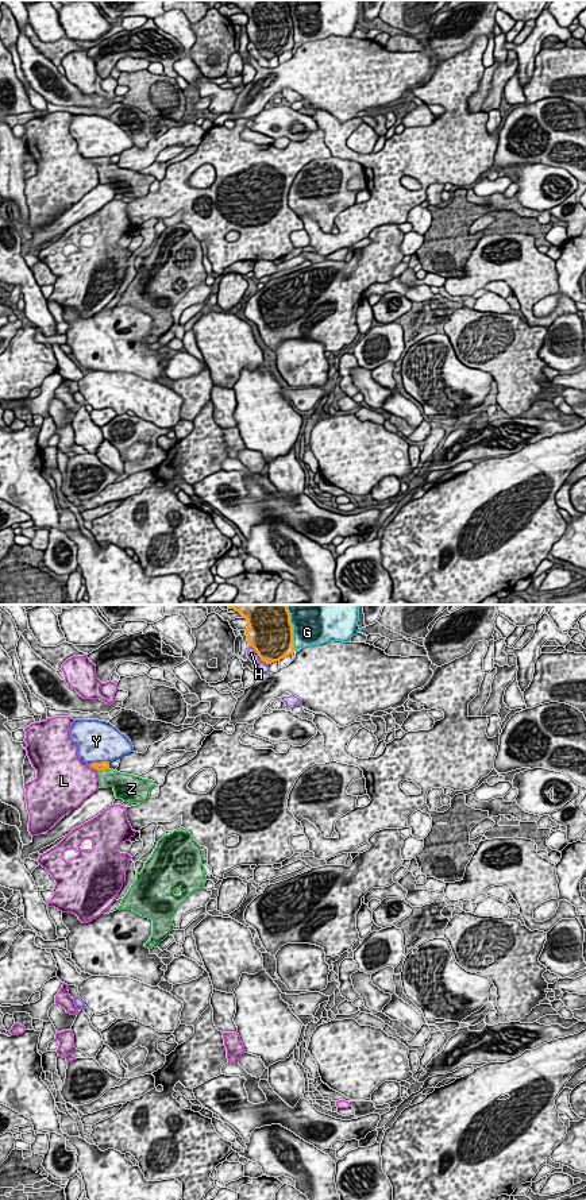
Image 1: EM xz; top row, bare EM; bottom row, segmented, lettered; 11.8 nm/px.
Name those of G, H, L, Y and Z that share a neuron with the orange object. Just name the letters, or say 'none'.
Z

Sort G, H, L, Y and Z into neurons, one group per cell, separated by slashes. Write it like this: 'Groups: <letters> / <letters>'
Groups: G / H / L / Y / Z

